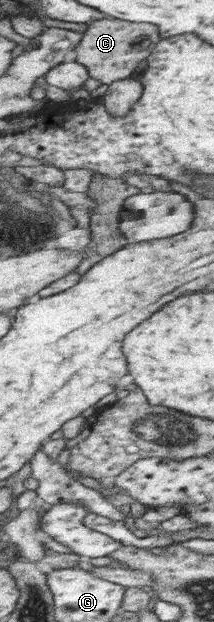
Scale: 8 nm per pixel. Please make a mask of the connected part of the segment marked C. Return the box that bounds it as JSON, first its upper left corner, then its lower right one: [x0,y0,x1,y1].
[74,17,161,85]

